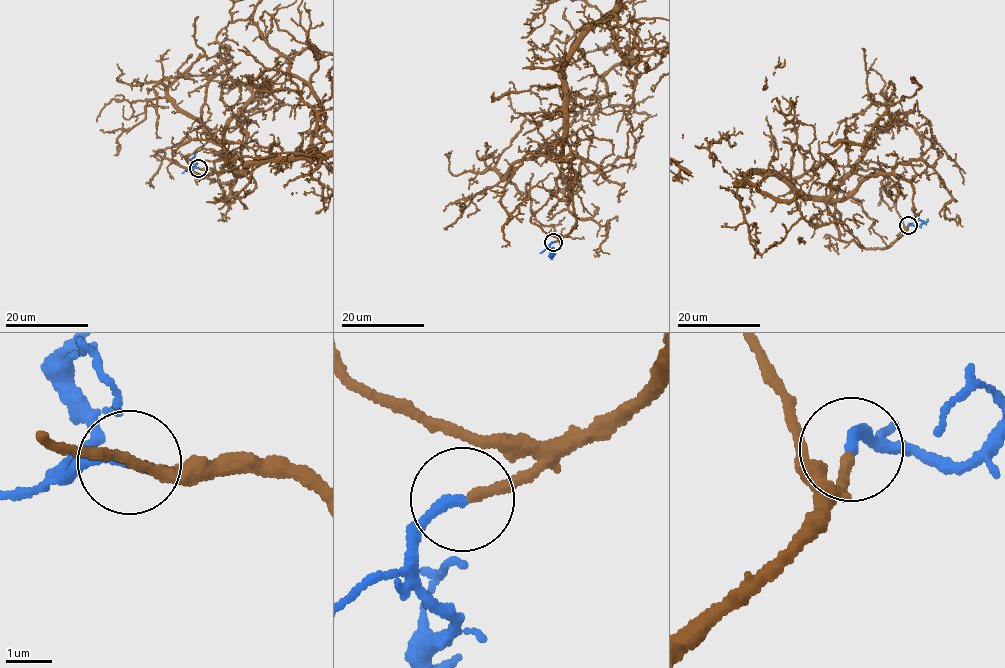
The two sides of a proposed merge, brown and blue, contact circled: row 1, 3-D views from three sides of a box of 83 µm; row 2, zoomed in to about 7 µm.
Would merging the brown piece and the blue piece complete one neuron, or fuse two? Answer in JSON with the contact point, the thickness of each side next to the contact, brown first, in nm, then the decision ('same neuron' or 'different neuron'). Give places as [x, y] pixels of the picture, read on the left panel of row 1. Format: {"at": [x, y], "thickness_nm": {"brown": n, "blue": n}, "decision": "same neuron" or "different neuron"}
{"at": [198, 168], "thickness_nm": {"brown": 200, "blue": 240}, "decision": "same neuron"}

